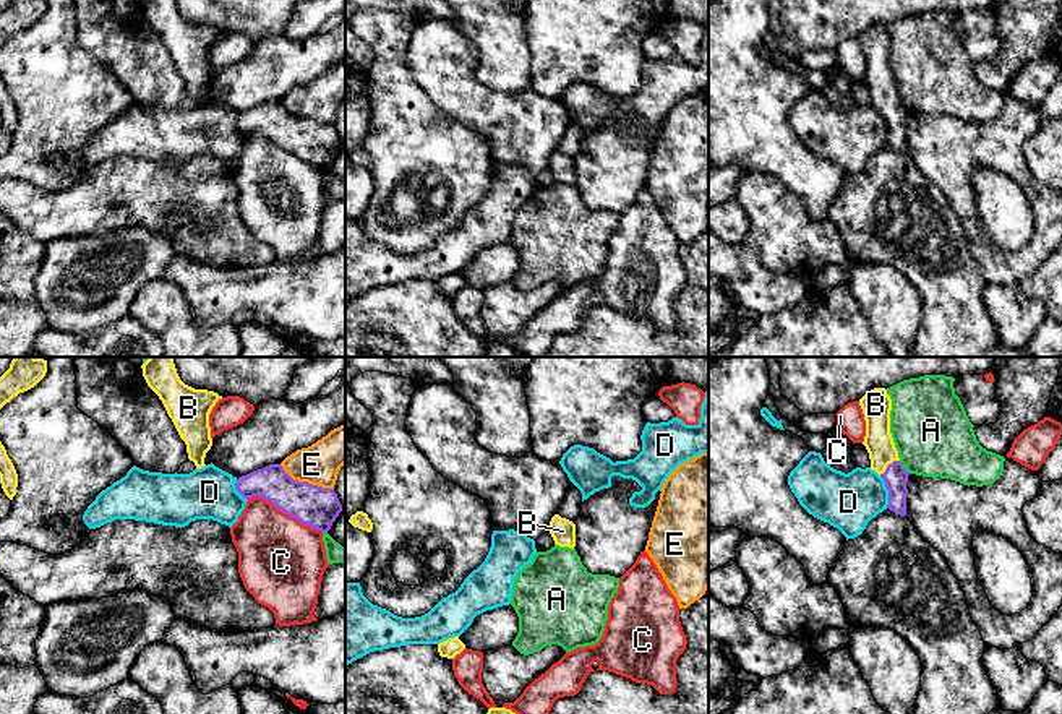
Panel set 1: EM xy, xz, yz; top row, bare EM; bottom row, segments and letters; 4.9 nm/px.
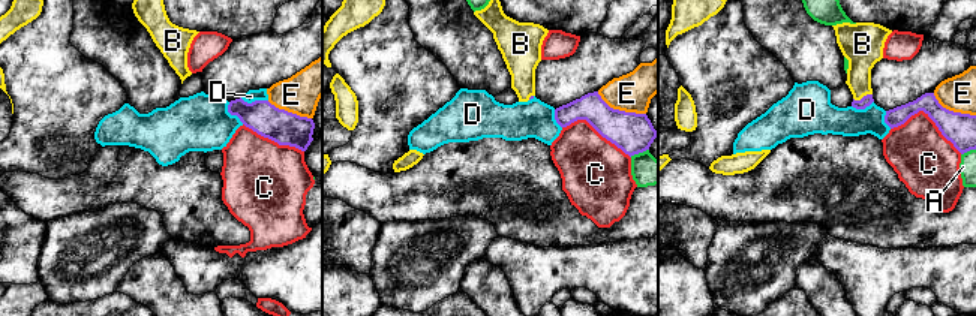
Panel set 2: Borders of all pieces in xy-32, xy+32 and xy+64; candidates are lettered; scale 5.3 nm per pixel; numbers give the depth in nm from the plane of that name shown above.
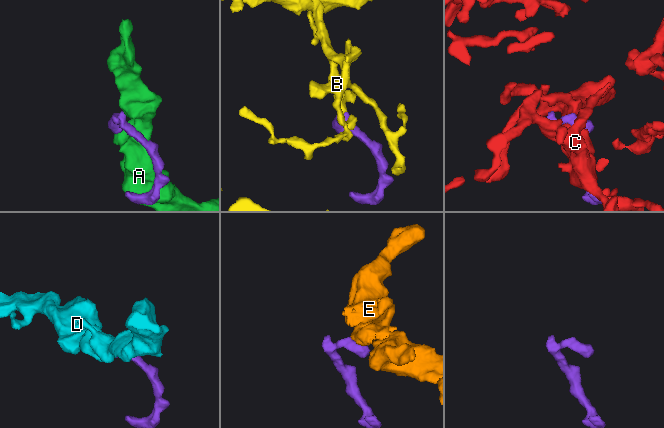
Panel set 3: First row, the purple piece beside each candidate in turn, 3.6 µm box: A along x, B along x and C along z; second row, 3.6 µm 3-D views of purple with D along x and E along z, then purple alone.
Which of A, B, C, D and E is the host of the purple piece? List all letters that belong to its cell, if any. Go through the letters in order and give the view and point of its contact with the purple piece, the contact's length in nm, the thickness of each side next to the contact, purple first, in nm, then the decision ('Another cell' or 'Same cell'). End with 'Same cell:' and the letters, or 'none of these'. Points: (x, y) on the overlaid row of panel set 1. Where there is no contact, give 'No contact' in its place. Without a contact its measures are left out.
A: Touches purple at yz (903, 468). Shared border 90 nm. Thickness 120 nm (purple) against 380 nm. Another cell
B: Touches purple at yz (887, 466). Shared border 130 nm. Thickness 120 nm (purple) against 140 nm. Same cell
C: Touches purple at xy (286, 513). Shared border 420 nm. Thickness 200 nm (purple) against 420 nm. Another cell
D: Touches purple at yz (889, 492). Shared border 170 nm. Thickness 120 nm (purple) against 280 nm. Another cell
E: Touches purple at xy (307, 482). Shared border 300 nm. Thickness 200 nm (purple) against 200 nm. Another cell
Same cell: B

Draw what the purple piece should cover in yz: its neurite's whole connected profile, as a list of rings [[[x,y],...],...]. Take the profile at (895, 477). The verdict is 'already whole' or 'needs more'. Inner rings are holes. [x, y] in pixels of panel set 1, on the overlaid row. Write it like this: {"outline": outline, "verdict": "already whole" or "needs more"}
{"outline": [[[874,388],[859,399],[866,420],[866,446],[871,459],[871,469],[885,482],[889,490],[889,510],[895,514],[906,516],[906,482],[910,472],[900,462],[890,433],[892,399],[885,388]]], "verdict": "needs more"}

